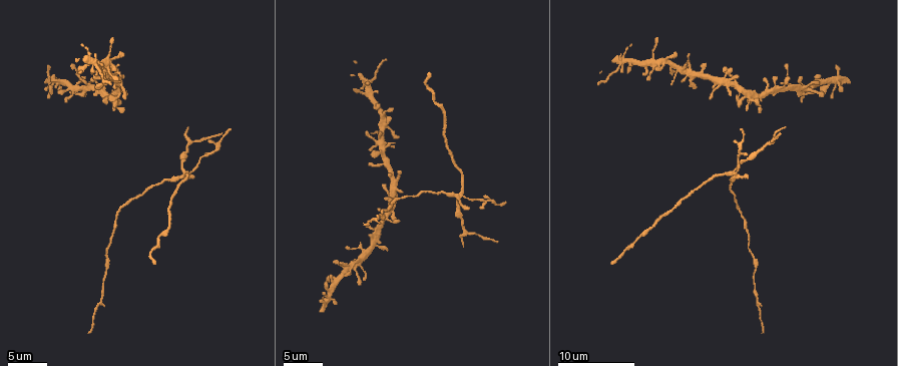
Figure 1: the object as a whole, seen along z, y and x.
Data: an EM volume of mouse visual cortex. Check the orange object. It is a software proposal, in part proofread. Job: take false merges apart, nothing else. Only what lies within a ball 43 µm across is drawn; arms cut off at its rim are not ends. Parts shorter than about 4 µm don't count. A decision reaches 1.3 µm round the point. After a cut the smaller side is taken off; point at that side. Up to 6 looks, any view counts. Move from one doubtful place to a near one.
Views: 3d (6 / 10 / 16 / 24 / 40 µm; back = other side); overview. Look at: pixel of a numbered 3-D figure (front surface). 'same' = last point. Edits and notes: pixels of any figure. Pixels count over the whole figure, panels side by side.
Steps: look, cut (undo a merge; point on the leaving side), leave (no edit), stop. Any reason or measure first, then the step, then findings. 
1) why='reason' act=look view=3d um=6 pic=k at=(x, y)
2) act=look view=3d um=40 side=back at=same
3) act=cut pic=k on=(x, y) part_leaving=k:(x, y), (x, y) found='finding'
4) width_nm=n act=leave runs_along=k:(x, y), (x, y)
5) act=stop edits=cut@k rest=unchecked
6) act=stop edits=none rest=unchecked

why='three-way junction' act=look view=3d um=16 pic=1 at=(464, 235)

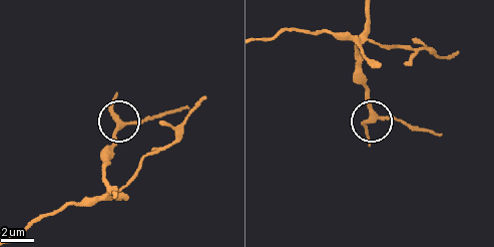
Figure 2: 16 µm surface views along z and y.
side_arm_um=38 act=leave found='all the same neuron'

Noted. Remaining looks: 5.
why='thick turns thin' act=look view=3d um=10 pic=1 at=(391, 215)

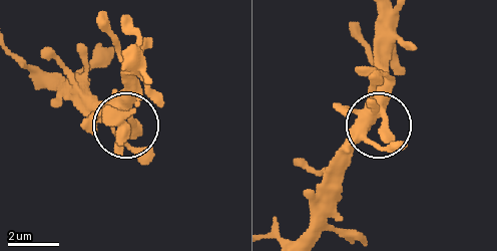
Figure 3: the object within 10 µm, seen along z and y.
act=look view=3d um=10 side=back pic=3 at=(382, 121)

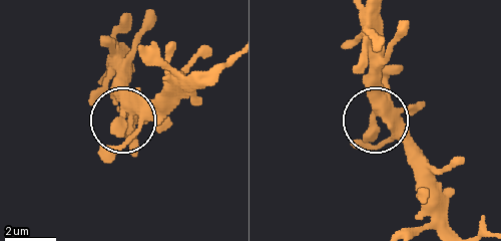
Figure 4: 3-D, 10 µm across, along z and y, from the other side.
act=leave found='all the same neuron'

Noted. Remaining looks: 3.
why='looks like a crossing' act=look view=3d um=10 pic=1 at=(460, 195)

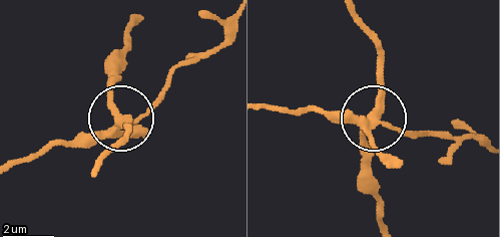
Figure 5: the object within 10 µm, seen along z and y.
width_nm=330 act=cut pic=5 on=(85, 138) part_leaving=5:(120, 123), (96, 136), (45, 145), (13, 164) found='two neurons meet here'

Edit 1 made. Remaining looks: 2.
act=stop edits=cut@5 rest=unchecked

